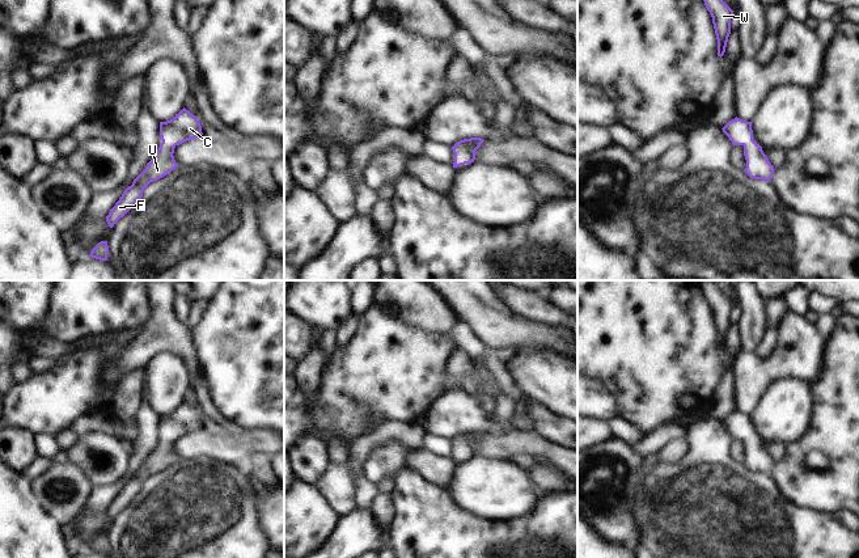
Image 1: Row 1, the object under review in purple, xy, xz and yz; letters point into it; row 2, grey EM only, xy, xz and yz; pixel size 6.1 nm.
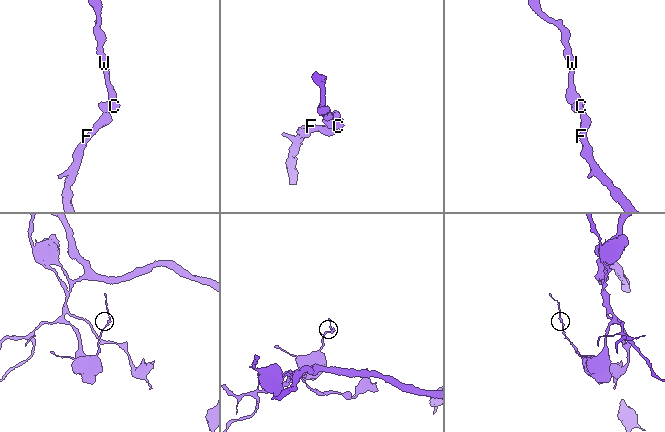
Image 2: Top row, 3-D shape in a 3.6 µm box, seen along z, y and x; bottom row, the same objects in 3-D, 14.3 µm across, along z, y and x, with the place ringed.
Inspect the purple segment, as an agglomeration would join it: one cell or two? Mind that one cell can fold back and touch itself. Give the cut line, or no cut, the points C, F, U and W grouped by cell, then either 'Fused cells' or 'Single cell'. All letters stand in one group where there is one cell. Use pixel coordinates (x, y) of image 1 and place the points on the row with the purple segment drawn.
No split. Groups: C F U W. Single cell.

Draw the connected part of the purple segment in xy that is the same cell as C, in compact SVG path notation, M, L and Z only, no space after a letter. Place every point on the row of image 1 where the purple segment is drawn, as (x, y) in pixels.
M185 107L175 117L166 122L160 122L160 144L155 157L147 164L145 169L134 179L115 206L106 216L110 228L123 217L134 204L143 196L144 189L153 181L170 174L178 165L174 160L174 148L187 140L202 136L199 121Z

